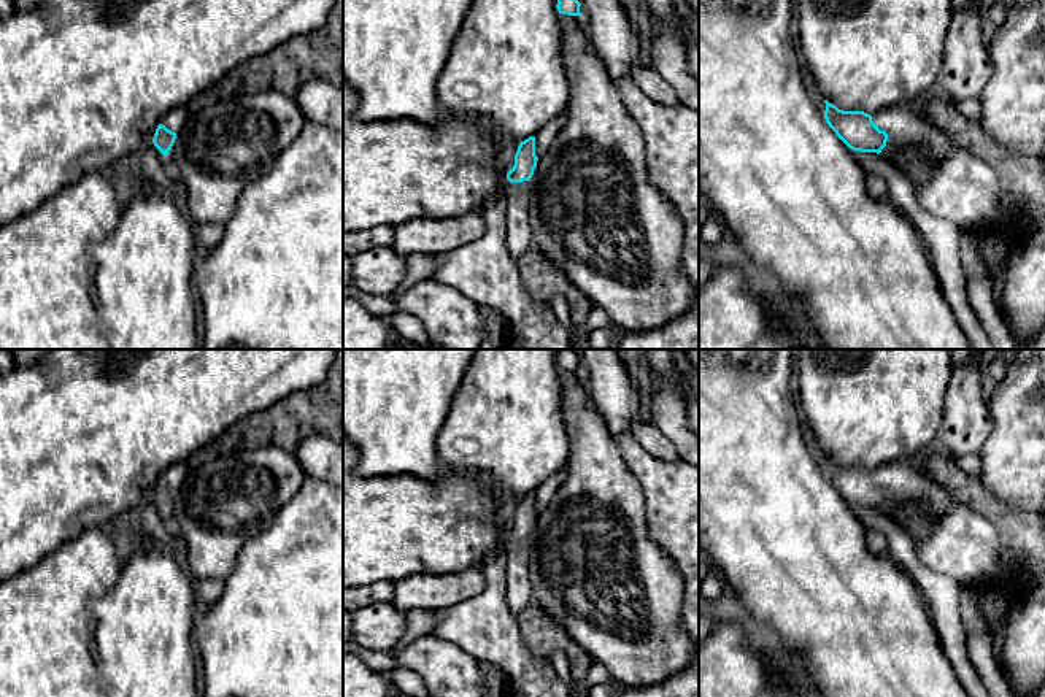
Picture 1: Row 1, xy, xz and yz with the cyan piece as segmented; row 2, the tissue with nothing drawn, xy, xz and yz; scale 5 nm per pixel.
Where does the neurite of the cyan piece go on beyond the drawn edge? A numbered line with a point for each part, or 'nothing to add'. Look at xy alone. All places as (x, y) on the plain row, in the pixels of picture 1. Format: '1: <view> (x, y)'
1: xy (175, 475)

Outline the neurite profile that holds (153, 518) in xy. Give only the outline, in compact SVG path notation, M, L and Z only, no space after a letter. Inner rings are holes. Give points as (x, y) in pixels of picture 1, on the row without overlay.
M152 497L146 499L140 508L145 533L152 540L164 543L178 564L186 568L186 543L179 532L168 532L167 514L164 510L154 502Z

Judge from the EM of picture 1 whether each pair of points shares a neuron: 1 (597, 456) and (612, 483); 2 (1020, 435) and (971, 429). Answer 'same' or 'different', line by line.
1: same
2: different

